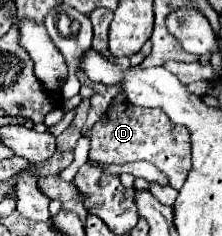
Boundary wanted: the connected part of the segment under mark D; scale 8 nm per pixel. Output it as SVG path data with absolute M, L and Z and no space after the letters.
M129 101L115 103L105 115L85 133L89 137L89 159L103 165L125 165L134 161L149 161L169 177L171 187L181 189L191 169L191 135L183 125L169 121L161 109L135 107Z

